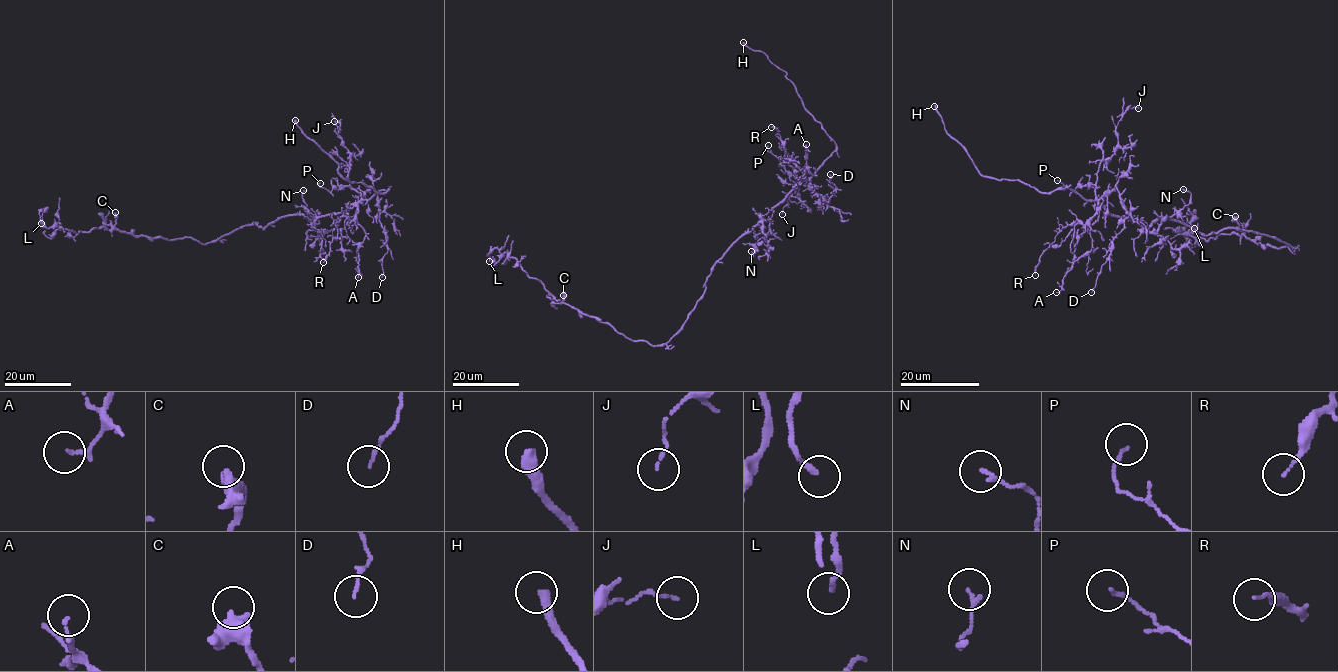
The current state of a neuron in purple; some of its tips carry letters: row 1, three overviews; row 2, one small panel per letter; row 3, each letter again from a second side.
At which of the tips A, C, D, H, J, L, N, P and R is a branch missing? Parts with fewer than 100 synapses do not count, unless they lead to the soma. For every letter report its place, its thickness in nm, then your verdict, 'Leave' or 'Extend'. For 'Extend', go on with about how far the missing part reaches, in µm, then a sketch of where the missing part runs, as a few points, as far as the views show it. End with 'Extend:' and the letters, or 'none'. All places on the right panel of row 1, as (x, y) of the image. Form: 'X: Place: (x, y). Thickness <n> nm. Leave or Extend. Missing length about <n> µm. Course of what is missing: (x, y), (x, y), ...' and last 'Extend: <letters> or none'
A: Place: (1056, 292). Thickness 150 nm. Leave
C: Place: (1235, 216). Thickness 360 nm. Leave
D: Place: (1091, 292). Thickness 90 nm. Leave
H: Place: (934, 106). Thickness 400 nm. Extend. Missing length about 3 µm
J: Place: (1138, 108). Thickness 100 nm. Leave
L: Place: (1194, 228). Thickness 160 nm. Leave
N: Place: (1183, 189). Thickness 160 nm. Leave
P: Place: (1057, 180). Thickness 120 nm. Leave
R: Place: (1035, 275). Thickness 100 nm. Leave
Extend: H

